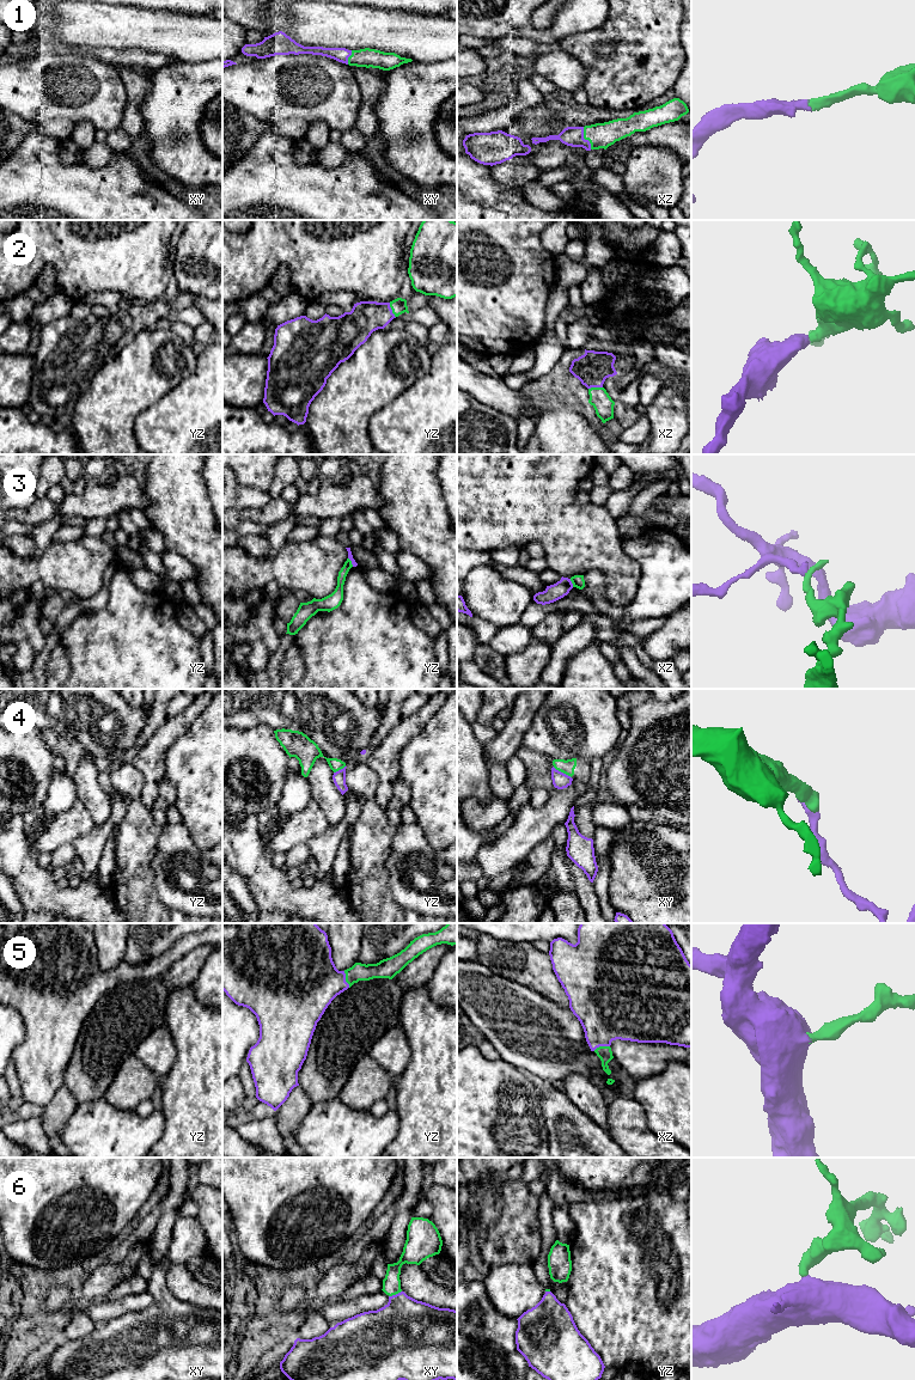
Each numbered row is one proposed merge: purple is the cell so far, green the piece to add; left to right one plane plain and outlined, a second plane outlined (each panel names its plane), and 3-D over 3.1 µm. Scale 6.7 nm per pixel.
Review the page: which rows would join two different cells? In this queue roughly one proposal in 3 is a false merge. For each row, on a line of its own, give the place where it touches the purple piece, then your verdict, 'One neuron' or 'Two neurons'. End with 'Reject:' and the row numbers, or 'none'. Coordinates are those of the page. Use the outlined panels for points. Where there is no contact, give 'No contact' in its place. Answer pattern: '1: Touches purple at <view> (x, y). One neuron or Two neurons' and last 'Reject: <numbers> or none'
1: Touches purple at xz (584, 139). One neuron
2: Touches purple at yz (391, 310). One neuron
3: Touches purple at xz (571, 582). Two neurons
4: Touches purple at xy (562, 773). Two neurons
5: Touches purple at yz (345, 979). One neuron
6: Touches purple at xy (396, 1294). One neuron
Reject: 3, 4

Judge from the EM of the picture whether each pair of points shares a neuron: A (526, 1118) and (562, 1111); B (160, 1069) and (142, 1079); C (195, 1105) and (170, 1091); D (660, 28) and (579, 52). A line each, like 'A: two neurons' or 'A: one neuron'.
A: two neurons
B: two neurons
C: one neuron
D: one neuron

